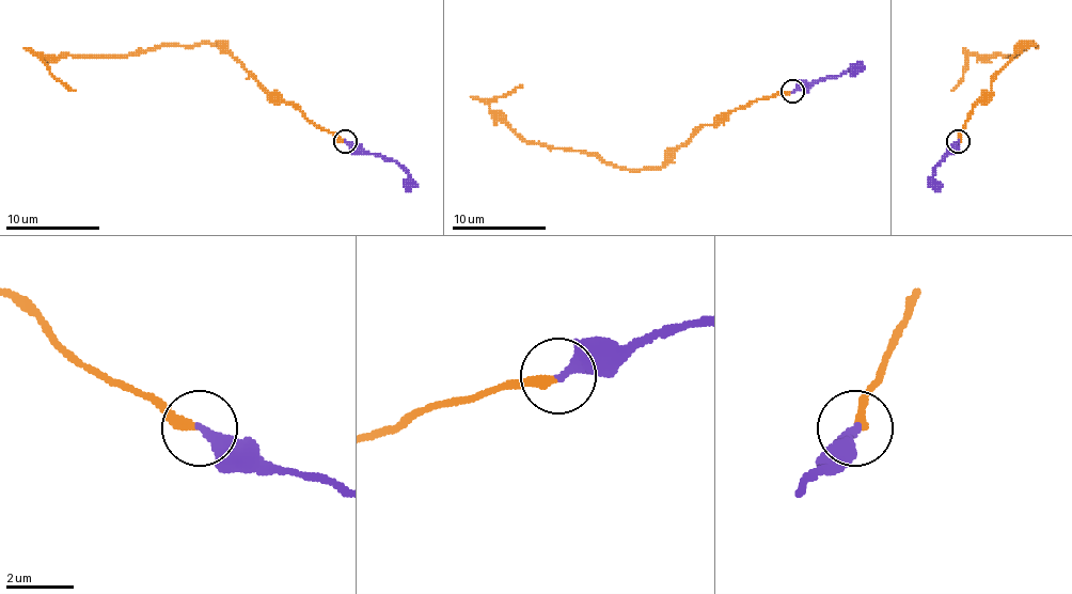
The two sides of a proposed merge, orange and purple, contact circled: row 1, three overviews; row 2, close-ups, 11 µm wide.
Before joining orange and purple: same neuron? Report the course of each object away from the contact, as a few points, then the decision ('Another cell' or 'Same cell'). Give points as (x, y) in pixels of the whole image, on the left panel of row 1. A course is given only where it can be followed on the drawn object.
Course of orange: (345, 142), (282, 102), (227, 50), (214, 43), (155, 46), (131, 55), (43, 55), (47, 69), (75, 90). Course of purple: (345, 142), (392, 158), (408, 174), (410, 191). Same cell

